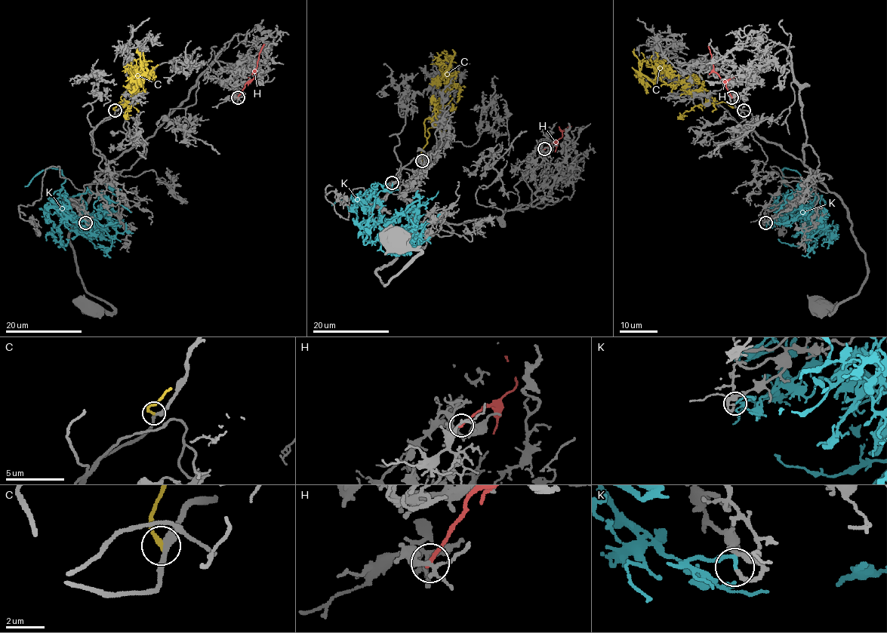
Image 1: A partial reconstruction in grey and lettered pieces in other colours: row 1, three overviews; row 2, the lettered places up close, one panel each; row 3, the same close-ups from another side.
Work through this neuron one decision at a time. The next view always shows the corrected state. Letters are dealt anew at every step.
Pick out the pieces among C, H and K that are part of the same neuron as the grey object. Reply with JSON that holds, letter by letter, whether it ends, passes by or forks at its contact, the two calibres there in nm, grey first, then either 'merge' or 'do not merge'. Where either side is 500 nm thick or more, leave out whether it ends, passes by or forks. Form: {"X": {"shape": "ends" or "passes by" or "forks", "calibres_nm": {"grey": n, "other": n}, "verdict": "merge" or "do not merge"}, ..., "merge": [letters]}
{"C": {"shape": "ends", "calibres_nm": {"grey": 240, "other": 240}, "verdict": "do not merge"}, "H": {"shape": "ends", "calibres_nm": {"grey": 200, "other": 190}, "verdict": "do not merge"}, "K": {"shape": "ends", "calibres_nm": {"grey": 180, "other": 180}, "verdict": "do not merge"}, "merge": []}

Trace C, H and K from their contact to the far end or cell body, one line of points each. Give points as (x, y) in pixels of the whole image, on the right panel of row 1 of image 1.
C: (743, 109), (716, 100), (710, 91), (703, 90), (696, 78), (667, 84), (640, 75), (645, 90)
H: (731, 97), (725, 85), (713, 69), (709, 44)
K: (765, 222), (789, 220), (802, 213), (811, 218), (815, 208), (823, 209), (823, 230), (836, 227), (824, 246)

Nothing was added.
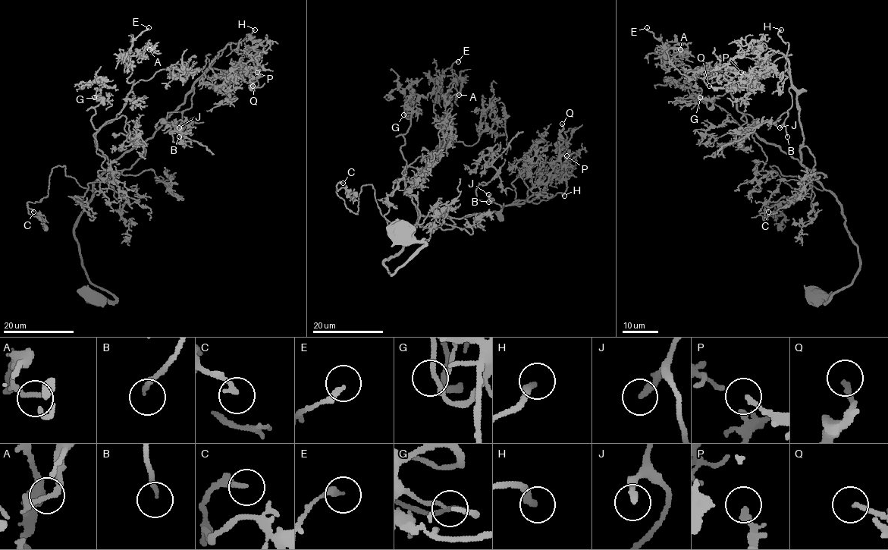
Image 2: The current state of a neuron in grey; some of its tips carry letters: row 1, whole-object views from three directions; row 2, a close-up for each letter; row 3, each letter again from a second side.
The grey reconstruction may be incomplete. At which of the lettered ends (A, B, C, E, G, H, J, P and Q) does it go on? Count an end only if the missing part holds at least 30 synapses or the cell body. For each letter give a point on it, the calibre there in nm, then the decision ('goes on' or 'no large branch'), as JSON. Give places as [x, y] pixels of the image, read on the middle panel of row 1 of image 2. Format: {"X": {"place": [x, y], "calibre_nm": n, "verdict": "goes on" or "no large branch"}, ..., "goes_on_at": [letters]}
{"A": {"place": [459, 95], "calibre_nm": 170, "verdict": "no large branch"}, "B": {"place": [488, 202], "calibre_nm": 170, "verdict": "goes on"}, "C": {"place": [343, 183], "calibre_nm": 180, "verdict": "goes on"}, "E": {"place": [458, 61], "calibre_nm": 240, "verdict": "no large branch"}, "G": {"place": [403, 114], "calibre_nm": 180, "verdict": "no large branch"}, "H": {"place": [564, 196], "calibre_nm": 280, "verdict": "goes on"}, "J": {"place": [488, 194], "calibre_nm": 240, "verdict": "goes on"}, "P": {"place": [566, 155], "calibre_nm": 200, "verdict": "no large branch"}, "Q": {"place": [562, 124], "calibre_nm": 190, "verdict": "no large branch"}, "goes_on_at": ["B", "C", "H", "J"]}

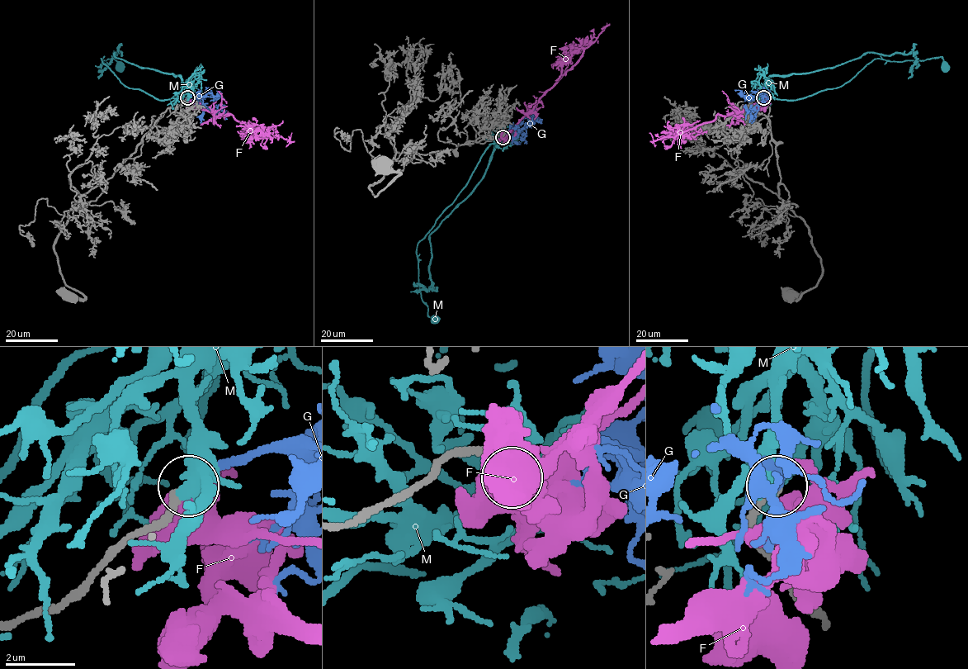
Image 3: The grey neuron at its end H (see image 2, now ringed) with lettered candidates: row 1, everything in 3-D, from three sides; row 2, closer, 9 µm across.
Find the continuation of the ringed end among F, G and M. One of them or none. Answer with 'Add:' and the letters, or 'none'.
Add: G

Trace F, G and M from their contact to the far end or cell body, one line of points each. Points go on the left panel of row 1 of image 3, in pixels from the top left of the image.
F: (186, 98), (197, 101), (215, 116), (231, 114), (268, 136), (249, 136), (240, 130)
G: (187, 97), (195, 94), (196, 100), (204, 105), (205, 110), (221, 110), (225, 120)
M: (186, 97), (188, 81), (172, 97), (158, 100), (125, 86), (101, 59), (103, 62), (113, 56), (118, 68)

